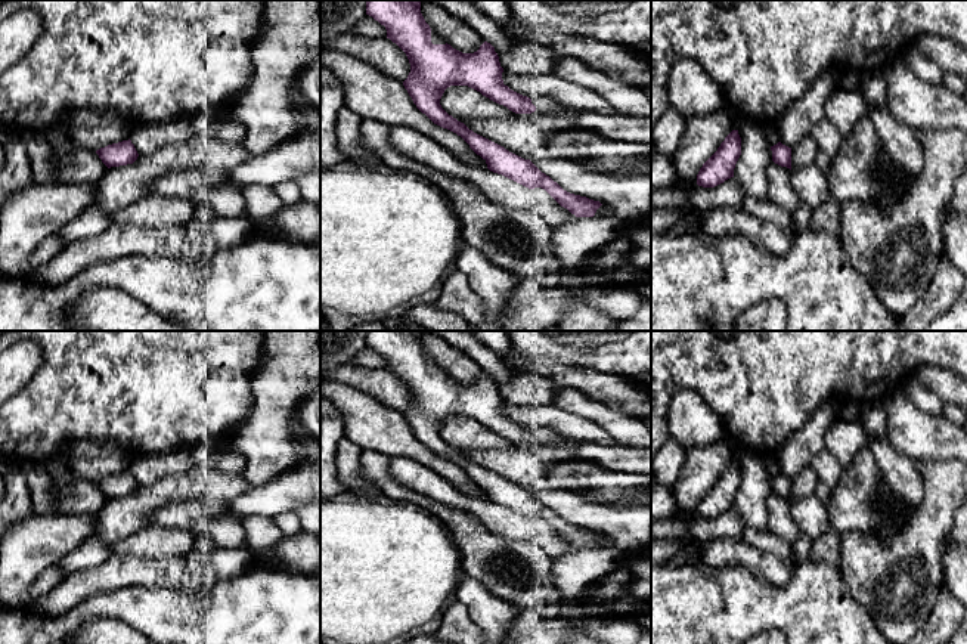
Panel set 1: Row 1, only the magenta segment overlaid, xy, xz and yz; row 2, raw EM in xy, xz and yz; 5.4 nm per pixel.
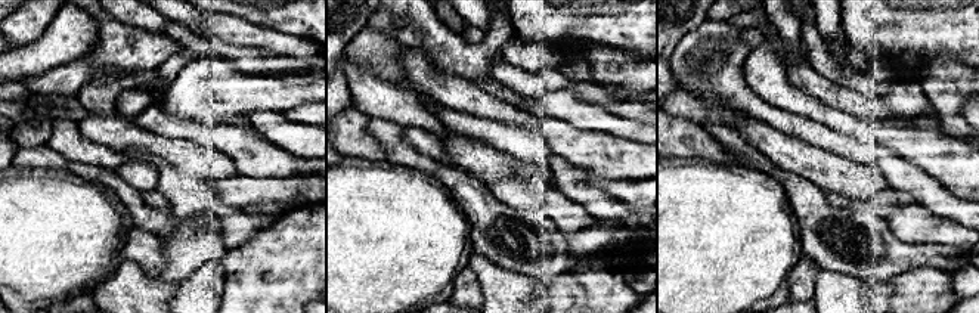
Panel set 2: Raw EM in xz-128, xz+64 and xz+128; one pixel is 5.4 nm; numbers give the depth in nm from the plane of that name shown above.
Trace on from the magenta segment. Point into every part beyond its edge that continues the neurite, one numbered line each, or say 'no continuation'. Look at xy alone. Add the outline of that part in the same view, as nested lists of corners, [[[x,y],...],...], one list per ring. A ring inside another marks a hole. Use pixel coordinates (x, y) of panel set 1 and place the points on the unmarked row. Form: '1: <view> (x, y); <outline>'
no continuation

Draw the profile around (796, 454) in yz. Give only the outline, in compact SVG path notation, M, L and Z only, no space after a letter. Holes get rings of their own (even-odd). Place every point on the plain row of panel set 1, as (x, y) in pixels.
M828 400L812 414L811 419L793 433L774 455L782 476L794 479L811 467L813 456L824 449L830 427L840 418L840 405Z

